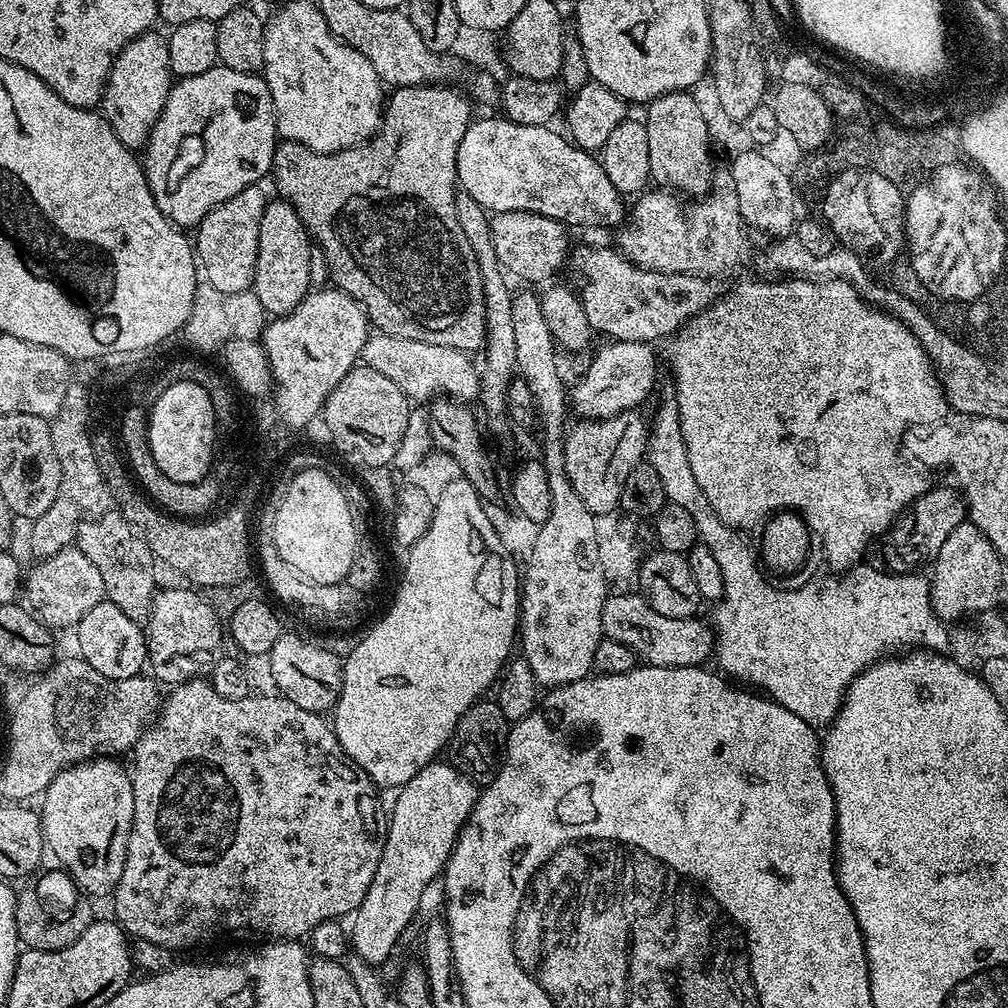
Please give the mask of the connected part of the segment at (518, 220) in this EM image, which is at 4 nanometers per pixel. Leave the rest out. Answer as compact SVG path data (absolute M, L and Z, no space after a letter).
M506 211L495 213L489 224L494 252L509 275L514 274L528 282L542 282L552 277L563 264L565 267L572 245L569 229L563 221L546 218L537 212Z

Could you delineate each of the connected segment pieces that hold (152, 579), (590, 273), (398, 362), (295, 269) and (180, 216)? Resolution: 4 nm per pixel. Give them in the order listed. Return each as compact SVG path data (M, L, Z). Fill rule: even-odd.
M111 510L85 523L76 533L74 544L102 574L102 585L108 601L118 606L126 618L143 625L151 617L152 602L158 591L158 561L136 527L119 510Z
M615 247L612 248L580 248L578 250L576 248L570 256L570 268L572 264L573 274L580 279L578 295L586 310L588 321L592 323L593 329L599 335L601 332L602 335L608 336L604 338L652 344L663 336L675 337L687 320L716 303L721 295L722 288L716 285L719 283L713 277L692 276L677 272L655 272L649 268L639 268L623 252Z
M385 332L369 335L362 364L365 368L378 370L378 374L386 374L398 390L402 390L404 395L412 402L428 402L433 398L440 398L447 394L451 399L463 402L475 401L480 395L480 374L477 365L472 365L473 357L466 352L459 352L450 346L434 346L430 342L418 342L414 338L398 338Z
M283 198L269 199L266 210L262 214L262 230L258 230L258 258L256 259L256 269L251 287L251 291L258 296L258 301L266 313L273 317L285 316L287 312L293 312L304 301L311 285L310 250L313 245L308 230L305 228L300 215L294 210L294 206Z
M217 66L206 70L206 74L186 76L177 79L173 83L170 94L166 98L166 106L162 110L154 130L148 135L147 145L142 152L142 163L144 165L144 173L148 179L148 185L154 194L154 200L158 202L158 208L162 210L162 214L166 214L169 222L176 225L177 228L192 230L202 222L202 218L206 218L206 214L210 214L210 210L214 210L219 204L226 202L226 198L234 198L234 194L238 194L243 188L259 185L261 183L260 179L263 176L267 177L271 173L277 143L276 111L268 89L268 83L264 81L263 75L255 72L239 72L238 70Z

